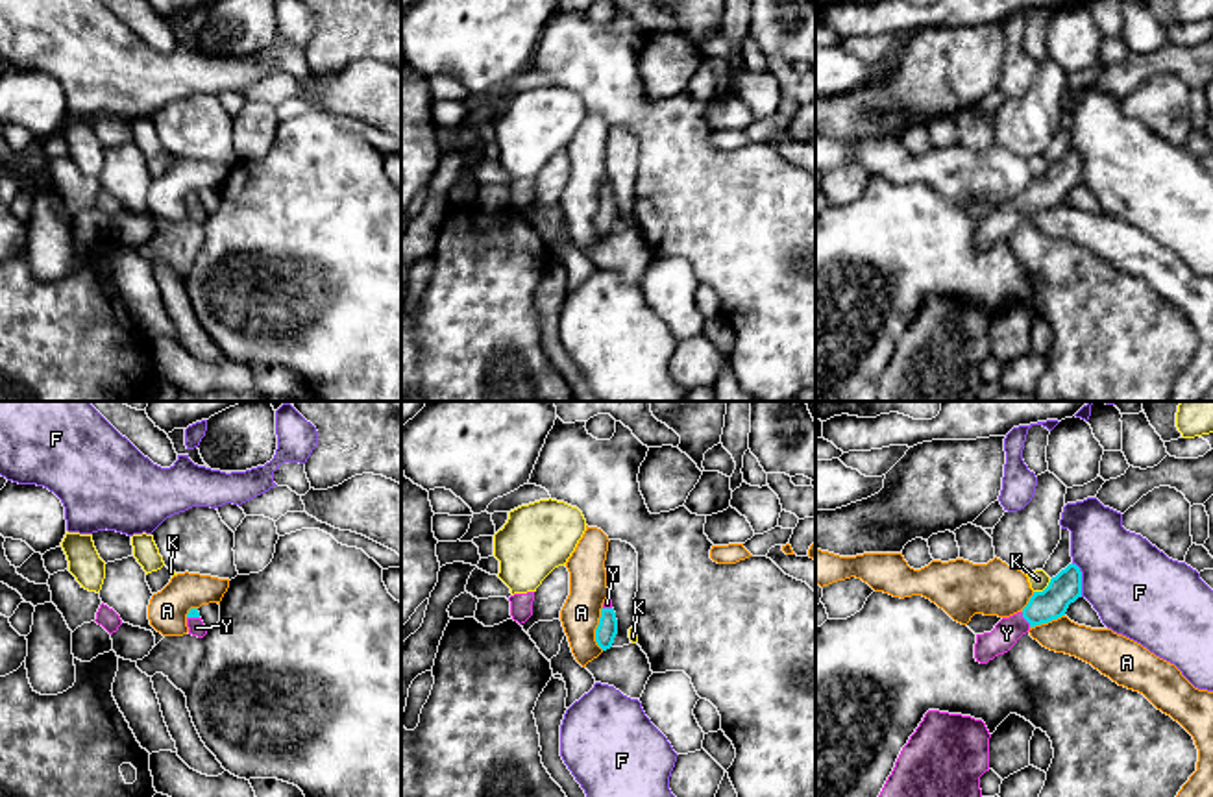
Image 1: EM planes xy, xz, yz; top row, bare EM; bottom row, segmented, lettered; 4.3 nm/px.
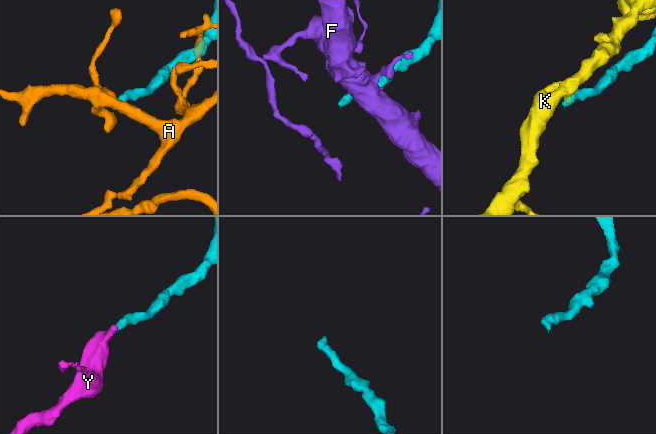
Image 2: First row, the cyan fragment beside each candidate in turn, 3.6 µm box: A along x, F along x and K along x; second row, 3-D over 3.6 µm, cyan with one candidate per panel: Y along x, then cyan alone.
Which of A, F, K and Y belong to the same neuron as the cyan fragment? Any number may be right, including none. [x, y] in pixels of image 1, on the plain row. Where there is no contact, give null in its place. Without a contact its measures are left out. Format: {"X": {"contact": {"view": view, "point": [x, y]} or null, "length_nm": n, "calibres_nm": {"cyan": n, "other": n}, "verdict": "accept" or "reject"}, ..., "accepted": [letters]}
{"A": {"contact": {"view": "xz", "point": [596, 215]}, "length_nm": 190, "calibres_nm": {"cyan": 90, "other": 170}, "verdict": "reject"}, "F": {"contact": {"view": "yz", "point": [1080, 165]}, "length_nm": 160, "calibres_nm": {"cyan": 140, "other": 400}, "verdict": "reject"}, "K": {"contact": {"view": "yz", "point": [1045, 174]}, "length_nm": 100, "calibres_nm": {"cyan": 140, "other": 90}, "verdict": "reject"}, "Y": {"contact": {"view": "yz", "point": [1025, 204]}, "length_nm": 80, "calibres_nm": {"cyan": 140, "other": 120}, "verdict": "accept"}, "accepted": ["Y"]}

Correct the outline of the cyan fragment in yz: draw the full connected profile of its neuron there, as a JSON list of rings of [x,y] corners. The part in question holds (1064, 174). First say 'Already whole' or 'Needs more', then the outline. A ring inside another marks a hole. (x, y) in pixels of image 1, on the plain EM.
Needs more. [[[1069,150],[1050,165],[1043,178],[1034,178],[1021,198],[1002,203],[991,218],[976,220],[976,248],[987,250],[1008,239],[1032,213],[1065,202],[1069,190],[1078,183],[1082,183],[1082,157],[1076,150]]]

